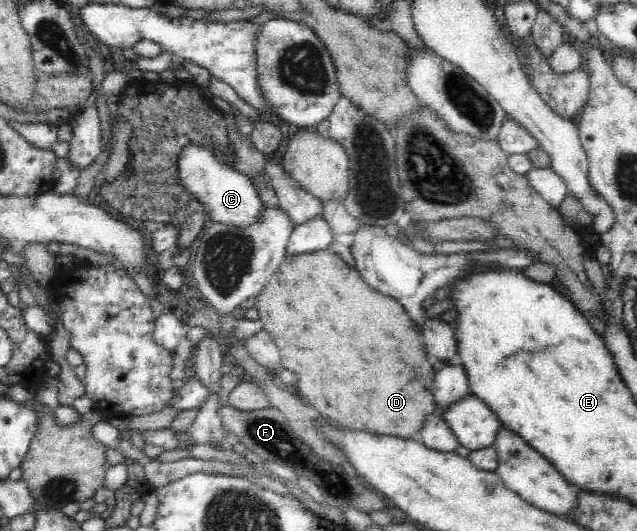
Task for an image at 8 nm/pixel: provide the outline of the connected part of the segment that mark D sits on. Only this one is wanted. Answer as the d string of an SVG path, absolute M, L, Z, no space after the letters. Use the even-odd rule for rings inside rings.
M323 251L317 254L303 254L303 256L295 256L295 258L284 258L277 272L268 278L263 290L256 297L257 304L255 306L259 310L259 319L262 322L263 330L271 335L278 346L283 368L297 373L297 382L294 389L296 395L314 407L320 415L332 419L335 423L347 429L411 439L416 432L423 428L425 421L436 412L438 406L432 393L435 369L427 361L424 337L417 330L417 325L405 313L401 303L389 297L389 295L372 289L361 278L358 271L343 263L337 254L328 254Z

